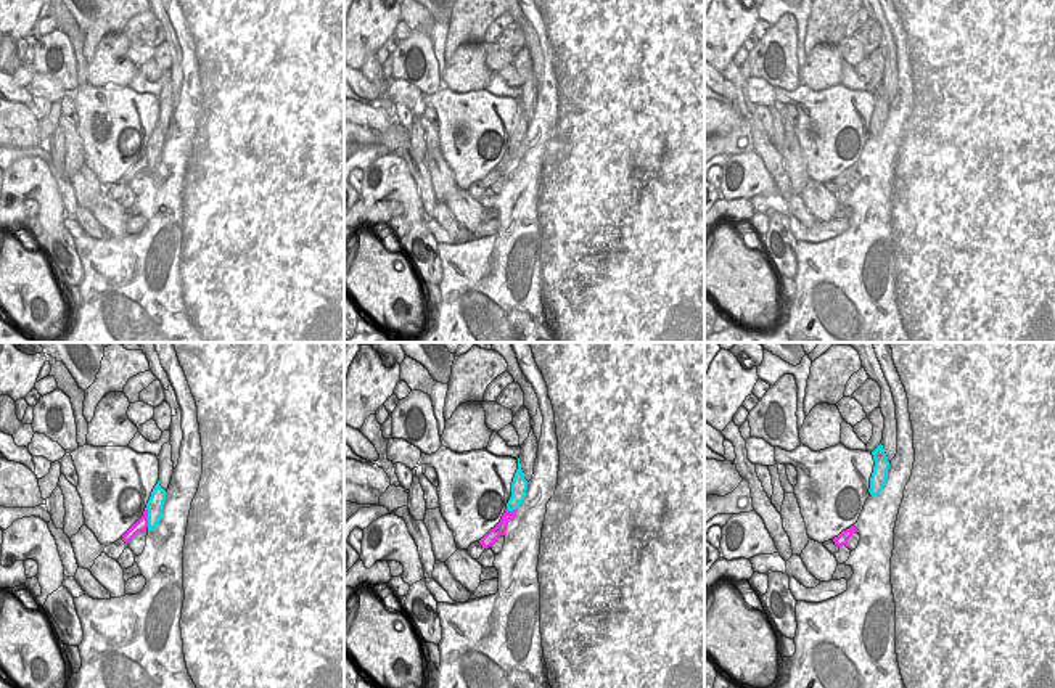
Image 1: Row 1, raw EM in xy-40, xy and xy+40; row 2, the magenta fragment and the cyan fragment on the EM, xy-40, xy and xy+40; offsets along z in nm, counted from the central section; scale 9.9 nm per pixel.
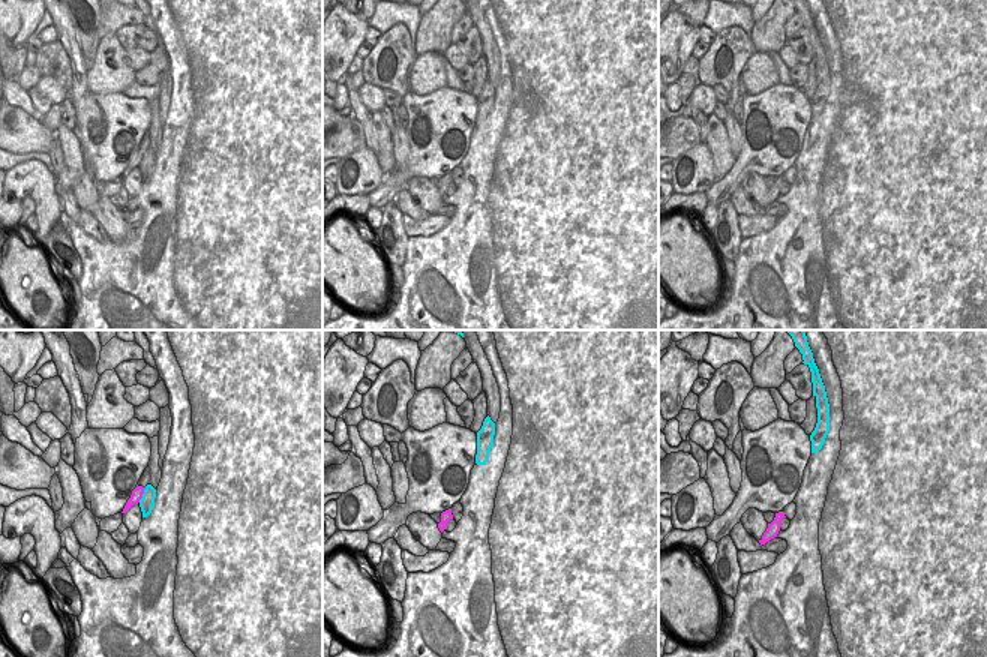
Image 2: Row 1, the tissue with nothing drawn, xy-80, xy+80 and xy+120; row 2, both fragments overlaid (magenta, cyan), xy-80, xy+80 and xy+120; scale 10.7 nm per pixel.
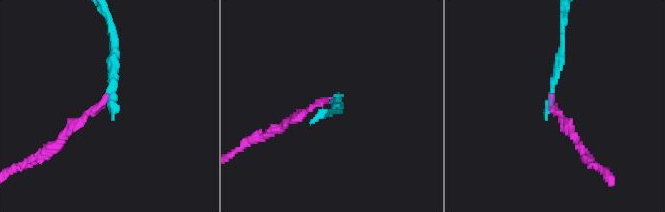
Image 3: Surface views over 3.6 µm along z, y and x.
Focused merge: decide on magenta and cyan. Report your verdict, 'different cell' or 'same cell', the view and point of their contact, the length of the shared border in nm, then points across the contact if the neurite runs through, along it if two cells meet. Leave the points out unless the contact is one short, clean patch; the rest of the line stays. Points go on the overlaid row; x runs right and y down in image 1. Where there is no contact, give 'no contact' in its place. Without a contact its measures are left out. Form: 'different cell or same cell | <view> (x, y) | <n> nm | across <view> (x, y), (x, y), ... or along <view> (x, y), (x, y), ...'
different cell | xy-40 (147, 518) | 190 nm | along xy-40 (145, 508), (148, 526)

